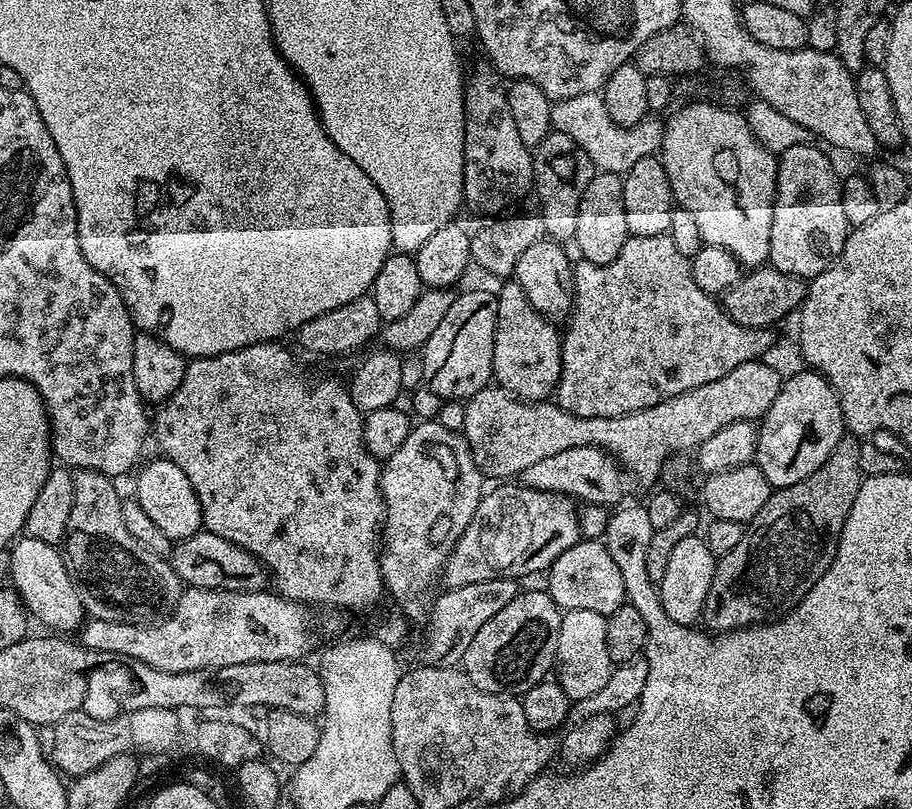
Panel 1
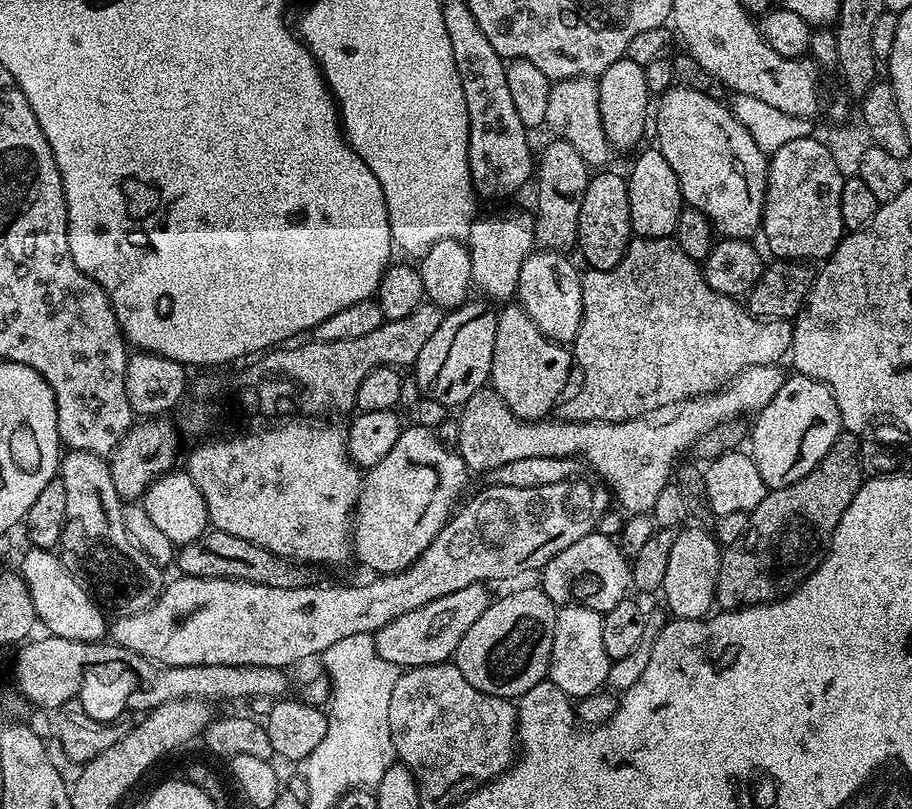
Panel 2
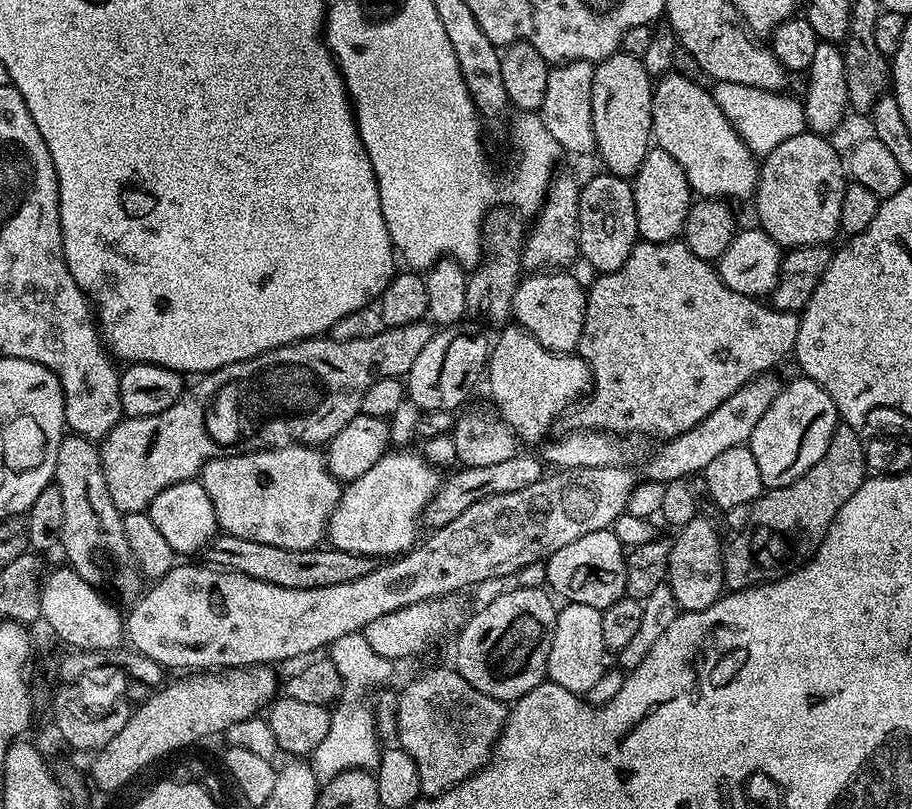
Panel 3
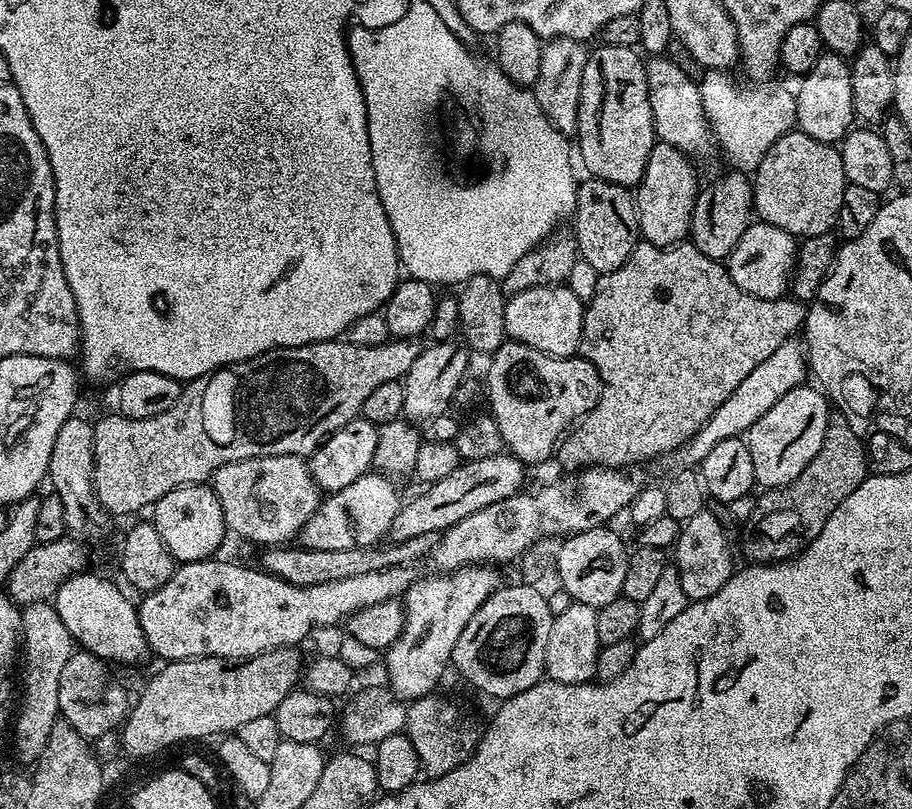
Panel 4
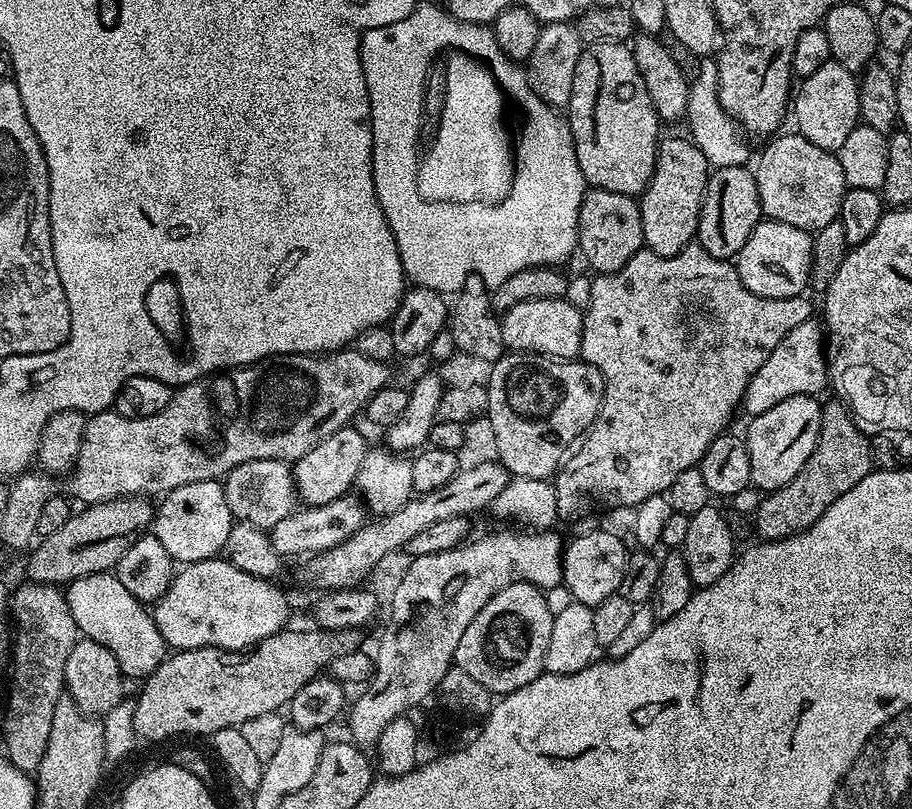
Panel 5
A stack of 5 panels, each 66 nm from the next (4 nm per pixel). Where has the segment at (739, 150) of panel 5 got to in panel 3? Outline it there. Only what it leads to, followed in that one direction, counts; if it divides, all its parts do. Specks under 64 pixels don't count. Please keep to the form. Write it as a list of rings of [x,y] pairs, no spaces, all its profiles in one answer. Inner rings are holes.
[[[719,82],[715,87],[711,93],[718,102],[718,110],[722,110],[728,123],[757,158],[768,156],[774,146],[782,146],[782,142],[806,131],[804,106],[797,97],[795,100],[792,96],[784,96],[788,94],[783,91],[771,92],[754,86],[742,86],[738,82]]]

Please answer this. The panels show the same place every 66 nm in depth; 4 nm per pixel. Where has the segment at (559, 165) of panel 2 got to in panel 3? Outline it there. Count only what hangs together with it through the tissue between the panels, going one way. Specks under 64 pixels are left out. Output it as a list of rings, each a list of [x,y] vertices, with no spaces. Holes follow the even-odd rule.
[[[557,175],[552,183],[548,185],[546,199],[535,217],[536,225],[531,226],[523,243],[520,266],[525,273],[535,274],[545,270],[564,270],[577,260],[580,256],[580,227],[578,226],[578,202],[580,201],[580,190],[582,184],[572,176]]]

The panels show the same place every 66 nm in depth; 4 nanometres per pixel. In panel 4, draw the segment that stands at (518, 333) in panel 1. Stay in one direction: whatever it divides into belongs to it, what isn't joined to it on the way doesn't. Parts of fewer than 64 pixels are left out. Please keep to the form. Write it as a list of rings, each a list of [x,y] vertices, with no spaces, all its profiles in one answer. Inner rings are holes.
[[[508,340],[487,362],[486,404],[492,407],[490,416],[501,432],[503,447],[528,466],[542,463],[551,452],[553,455],[565,433],[584,419],[600,397],[598,370],[583,358],[563,360]]]

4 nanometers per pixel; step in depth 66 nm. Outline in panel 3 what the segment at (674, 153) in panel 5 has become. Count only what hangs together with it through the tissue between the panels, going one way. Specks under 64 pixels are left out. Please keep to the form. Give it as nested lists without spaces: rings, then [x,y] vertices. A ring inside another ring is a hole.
[[[649,147],[642,166],[636,171],[632,184],[634,210],[638,214],[639,239],[661,244],[677,239],[684,231],[684,223],[694,203],[692,187],[686,182],[686,174],[666,150]]]

